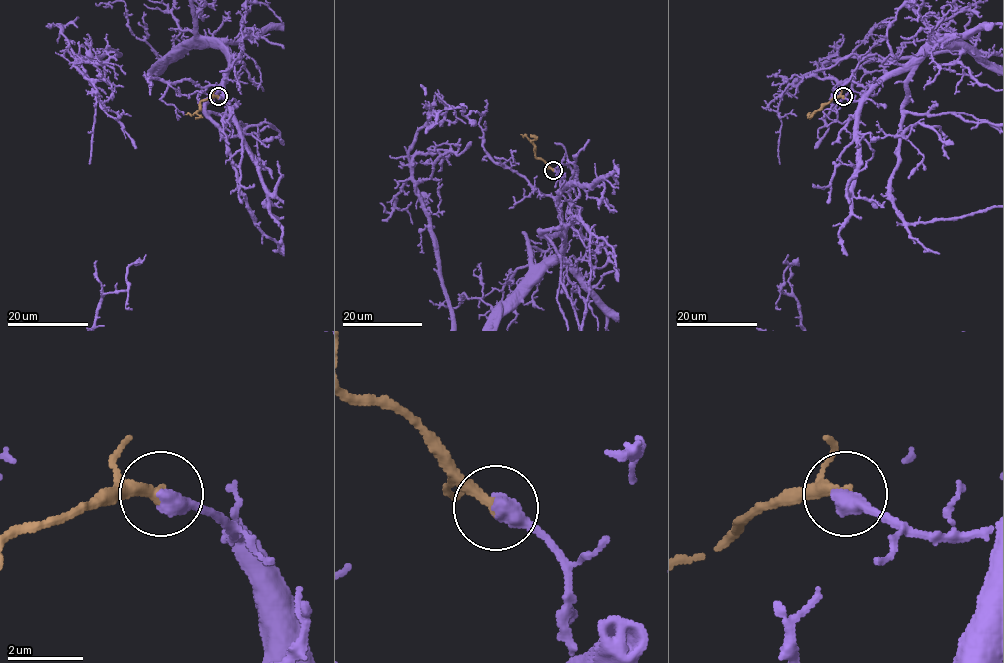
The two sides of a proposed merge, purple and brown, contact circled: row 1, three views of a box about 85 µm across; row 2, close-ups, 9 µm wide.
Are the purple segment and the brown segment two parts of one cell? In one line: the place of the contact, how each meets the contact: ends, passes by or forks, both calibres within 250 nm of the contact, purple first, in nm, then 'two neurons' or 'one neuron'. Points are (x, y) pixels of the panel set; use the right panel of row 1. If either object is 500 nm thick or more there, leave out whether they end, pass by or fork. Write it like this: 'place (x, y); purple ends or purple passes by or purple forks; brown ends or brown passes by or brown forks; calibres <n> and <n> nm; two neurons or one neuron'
place (843, 96); calibres 500 and 340 nm; one neuron

